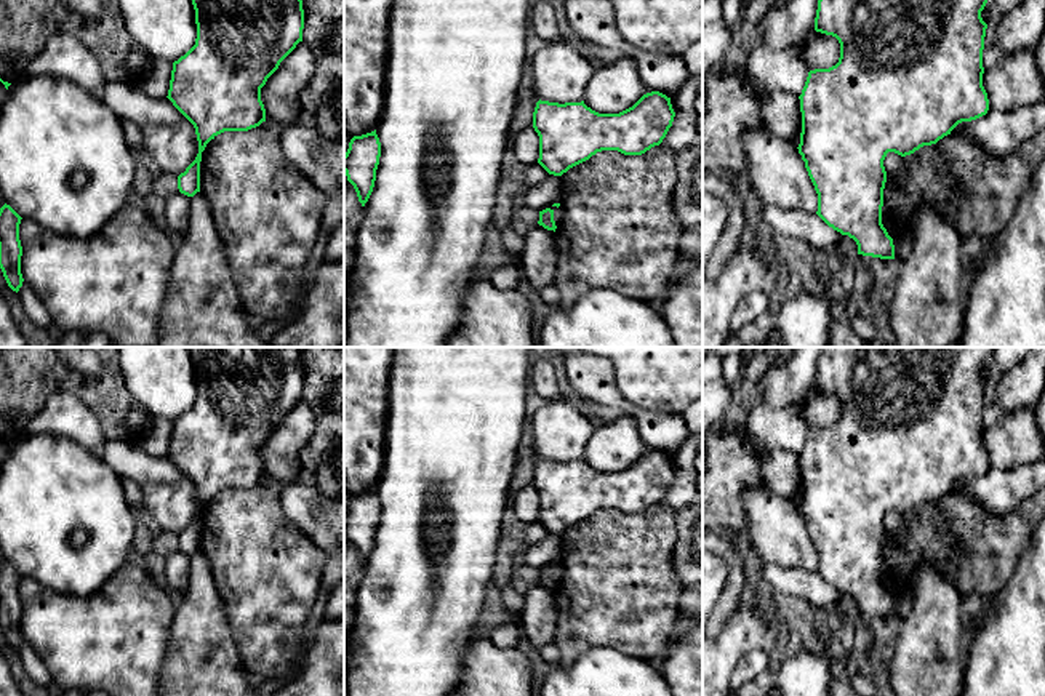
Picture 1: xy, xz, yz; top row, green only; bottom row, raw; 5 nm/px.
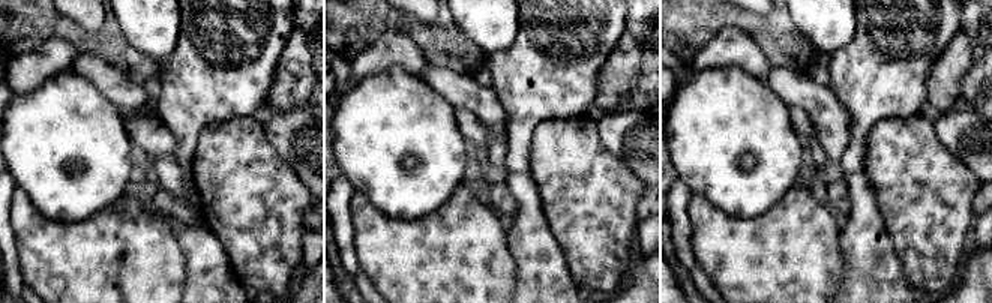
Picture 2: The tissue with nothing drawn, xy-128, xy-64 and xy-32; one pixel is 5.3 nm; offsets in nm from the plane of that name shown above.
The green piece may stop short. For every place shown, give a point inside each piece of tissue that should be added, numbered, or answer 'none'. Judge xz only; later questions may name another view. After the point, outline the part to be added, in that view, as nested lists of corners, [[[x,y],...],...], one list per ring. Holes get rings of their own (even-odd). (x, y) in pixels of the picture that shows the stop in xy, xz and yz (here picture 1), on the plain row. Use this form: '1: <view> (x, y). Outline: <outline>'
none

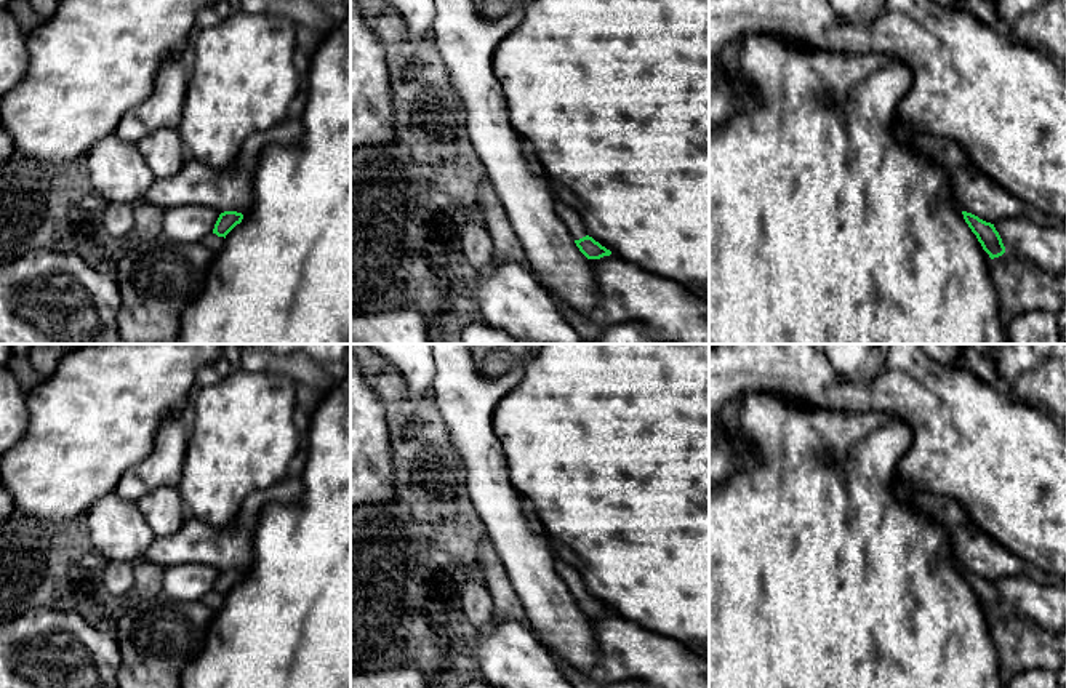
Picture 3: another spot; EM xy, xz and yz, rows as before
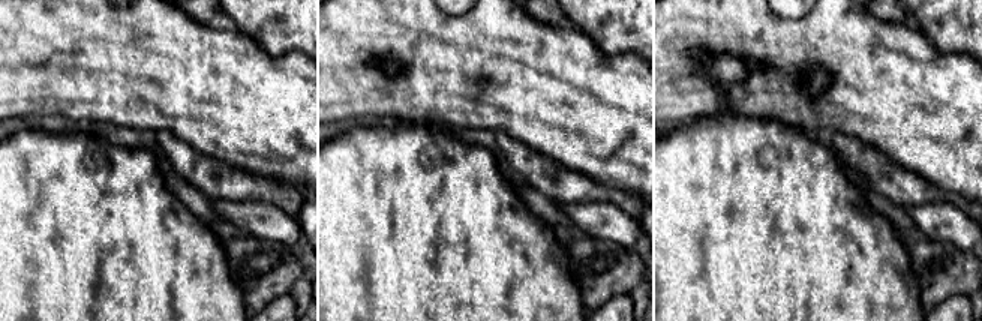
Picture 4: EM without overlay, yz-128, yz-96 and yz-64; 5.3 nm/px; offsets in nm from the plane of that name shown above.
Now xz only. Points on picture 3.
1: xz (570, 576). Outline: [[[555,557],[555,570],[575,598],[579,598],[587,594],[587,589],[579,573],[559,557]]]

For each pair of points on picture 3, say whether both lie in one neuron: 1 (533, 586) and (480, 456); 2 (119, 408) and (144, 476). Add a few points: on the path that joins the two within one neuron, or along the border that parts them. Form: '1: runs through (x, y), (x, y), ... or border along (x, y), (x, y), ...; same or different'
1: runs through (524, 554), (511, 538), (501, 508), (488, 488); same
2: border along (159, 431), (154, 448), (124, 472), (114, 490); different

